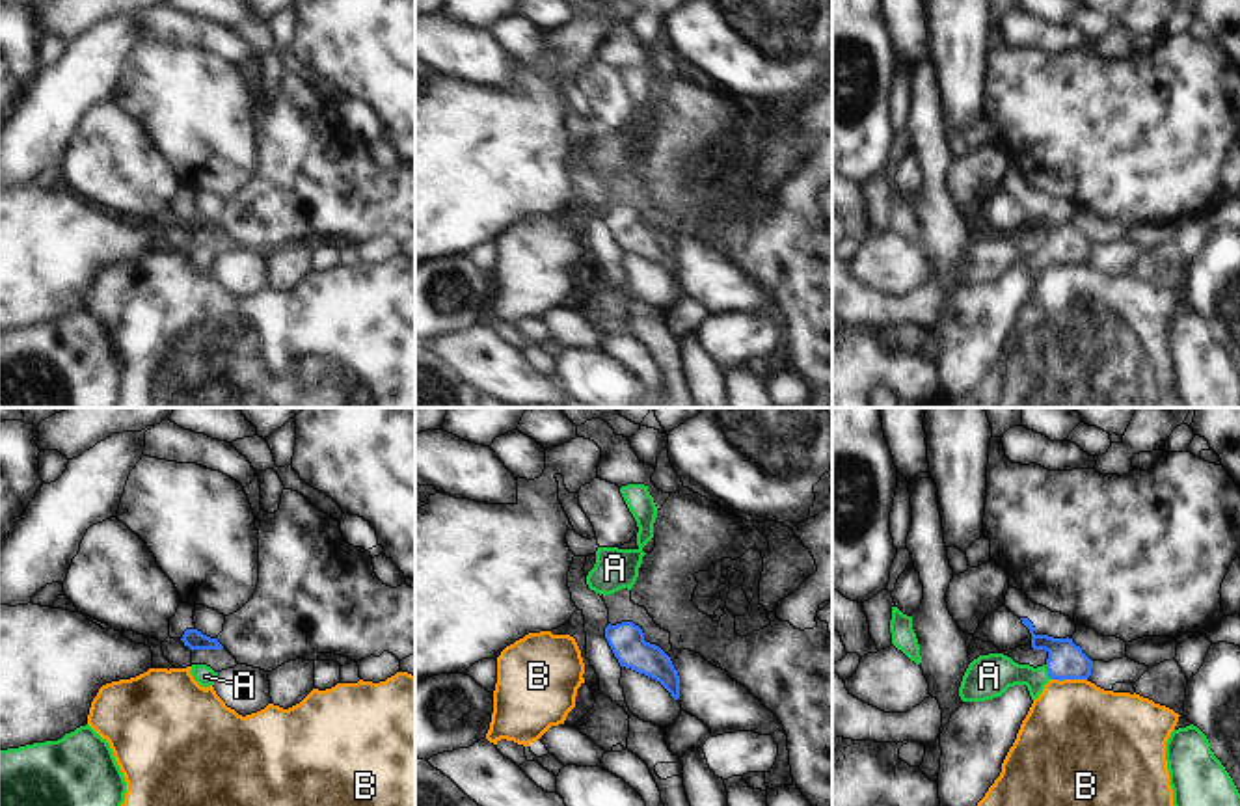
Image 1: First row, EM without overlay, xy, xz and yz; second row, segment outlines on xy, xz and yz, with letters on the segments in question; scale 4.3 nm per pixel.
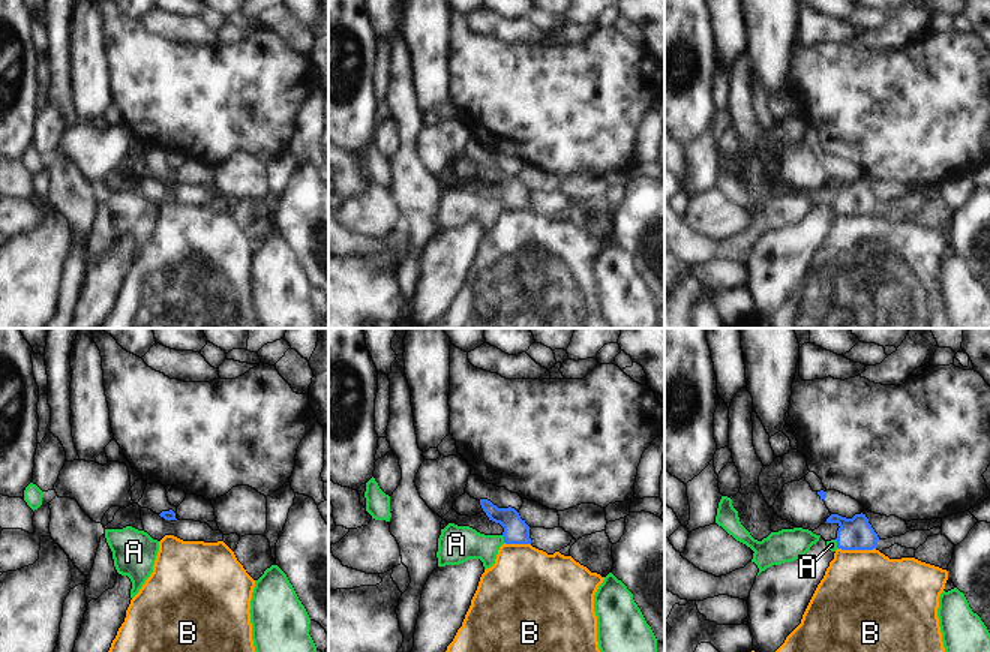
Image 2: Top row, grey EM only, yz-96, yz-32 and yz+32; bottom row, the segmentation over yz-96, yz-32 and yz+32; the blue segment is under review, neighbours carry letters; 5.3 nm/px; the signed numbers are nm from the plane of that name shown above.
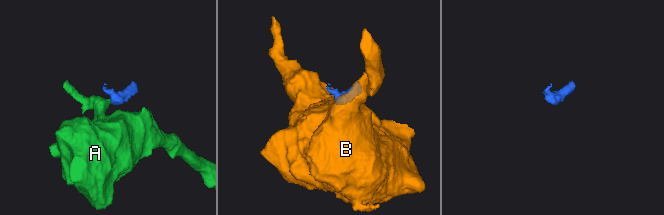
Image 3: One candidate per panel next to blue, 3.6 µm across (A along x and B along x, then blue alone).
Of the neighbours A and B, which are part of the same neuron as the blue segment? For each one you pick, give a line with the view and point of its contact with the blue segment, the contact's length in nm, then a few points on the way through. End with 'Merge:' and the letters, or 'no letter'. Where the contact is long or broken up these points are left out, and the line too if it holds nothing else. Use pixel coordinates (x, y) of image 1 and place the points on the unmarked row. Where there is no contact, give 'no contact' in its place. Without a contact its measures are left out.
A: meets blue in yz at (1049, 255); contact 70 nm long; runs through yz (1065, 242), (1049, 255), (993, 257)
Merge: A

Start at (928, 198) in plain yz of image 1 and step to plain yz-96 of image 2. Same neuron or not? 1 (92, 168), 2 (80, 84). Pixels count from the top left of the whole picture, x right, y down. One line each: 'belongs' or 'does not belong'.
1: does not belong
2: does not belong

